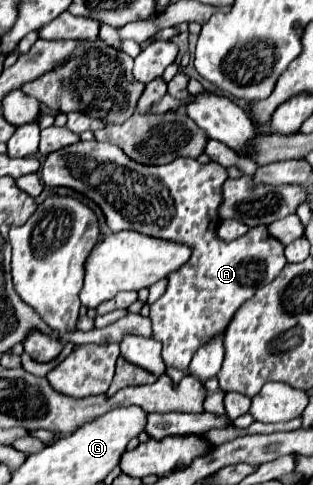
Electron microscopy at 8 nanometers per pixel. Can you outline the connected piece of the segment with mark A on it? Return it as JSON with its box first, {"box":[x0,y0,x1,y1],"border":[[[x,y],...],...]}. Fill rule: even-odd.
{"box":[40,141,286,371],"border":[[[80,141],[70,147],[64,147],[62,151],[54,151],[46,155],[44,167],[40,169],[40,177],[50,187],[70,187],[76,189],[90,199],[94,199],[104,215],[106,223],[112,231],[142,231],[144,235],[160,237],[160,239],[172,239],[180,241],[192,247],[190,261],[180,267],[180,271],[174,271],[168,275],[168,289],[166,293],[150,305],[150,319],[152,319],[152,337],[162,343],[162,359],[166,367],[176,367],[186,371],[192,355],[198,351],[198,347],[210,343],[210,339],[222,335],[234,317],[236,309],[254,297],[256,289],[274,281],[274,277],[284,269],[286,257],[284,257],[284,245],[278,243],[268,233],[268,225],[258,225],[250,228],[242,237],[224,243],[214,235],[214,229],[218,227],[218,205],[222,201],[222,183],[226,181],[226,169],[216,163],[198,163],[196,159],[174,159],[166,165],[144,165],[134,159],[130,159],[120,147],[114,147],[110,143],[100,141]]]}

